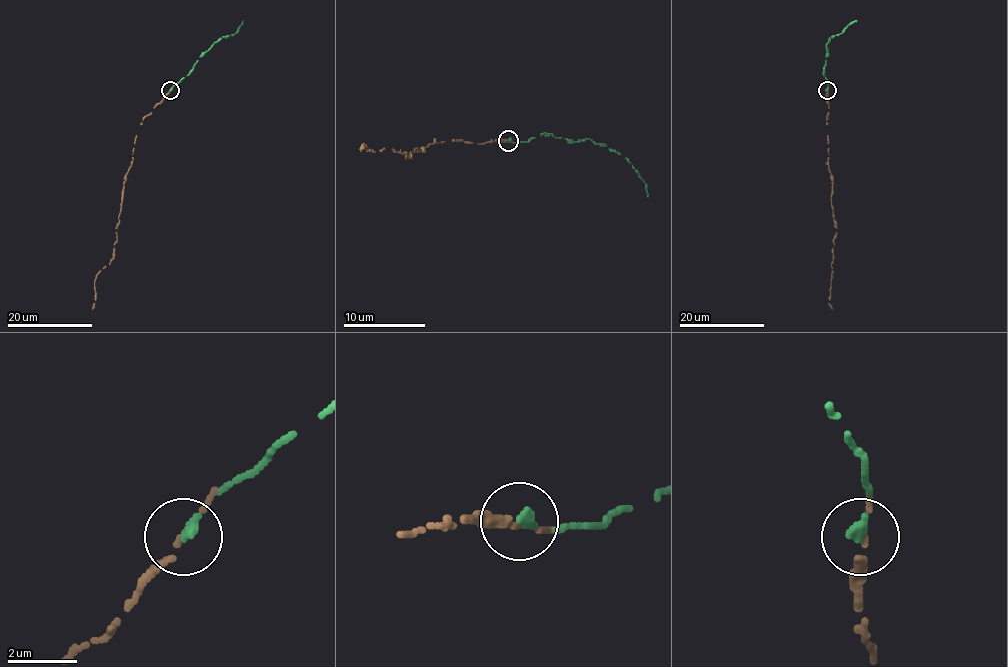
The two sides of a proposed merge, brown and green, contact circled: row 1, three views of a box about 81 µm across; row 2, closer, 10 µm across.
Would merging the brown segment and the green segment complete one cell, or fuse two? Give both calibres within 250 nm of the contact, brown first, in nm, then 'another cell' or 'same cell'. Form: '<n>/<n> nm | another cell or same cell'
130/320 nm | same cell

